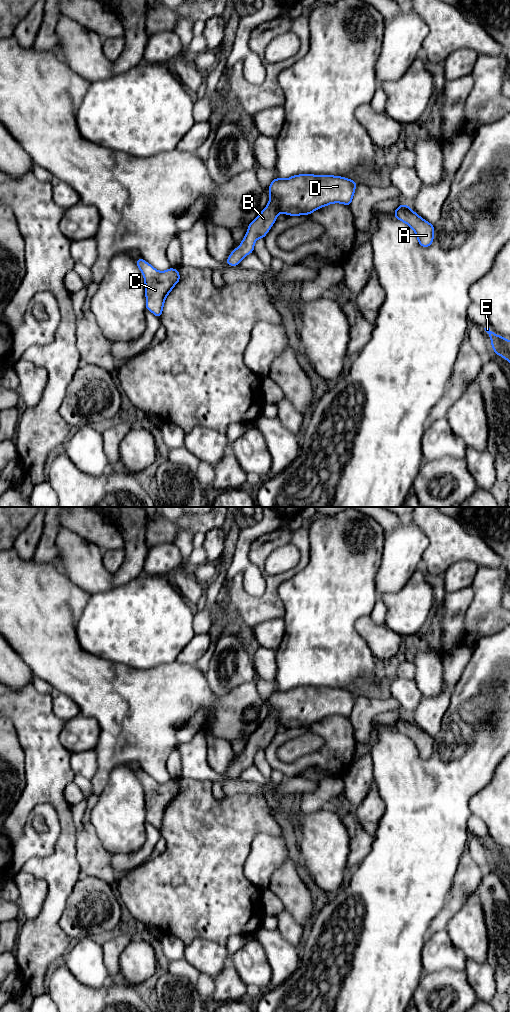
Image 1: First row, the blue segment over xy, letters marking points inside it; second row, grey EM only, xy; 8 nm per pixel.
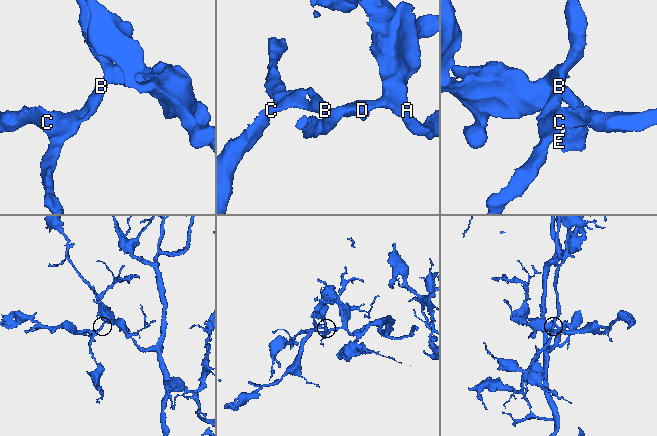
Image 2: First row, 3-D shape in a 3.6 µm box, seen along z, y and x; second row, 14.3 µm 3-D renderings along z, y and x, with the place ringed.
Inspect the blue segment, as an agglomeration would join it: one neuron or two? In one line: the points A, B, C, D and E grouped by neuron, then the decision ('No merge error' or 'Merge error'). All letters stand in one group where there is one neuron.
Groups: A B C D E. No merge error

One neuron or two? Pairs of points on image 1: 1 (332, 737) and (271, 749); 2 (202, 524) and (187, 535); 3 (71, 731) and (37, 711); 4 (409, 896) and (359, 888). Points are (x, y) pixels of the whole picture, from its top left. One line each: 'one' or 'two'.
1: one
2: two
3: two
4: one

